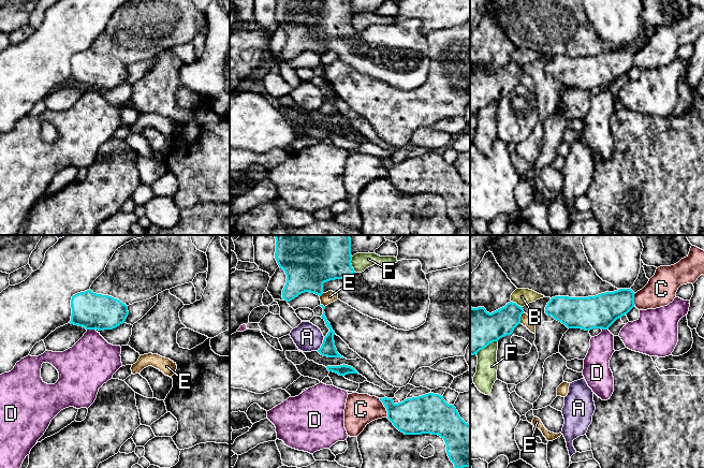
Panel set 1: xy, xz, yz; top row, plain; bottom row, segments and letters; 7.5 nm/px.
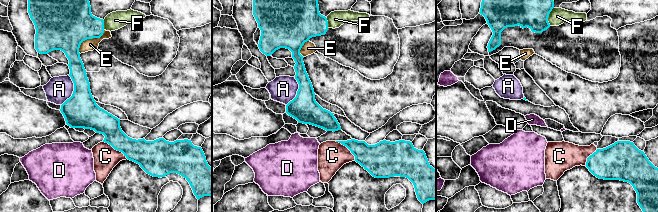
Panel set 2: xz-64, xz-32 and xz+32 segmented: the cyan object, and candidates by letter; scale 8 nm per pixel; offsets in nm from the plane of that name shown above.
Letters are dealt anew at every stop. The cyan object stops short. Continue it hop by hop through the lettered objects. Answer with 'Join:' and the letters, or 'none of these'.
Join: none of these

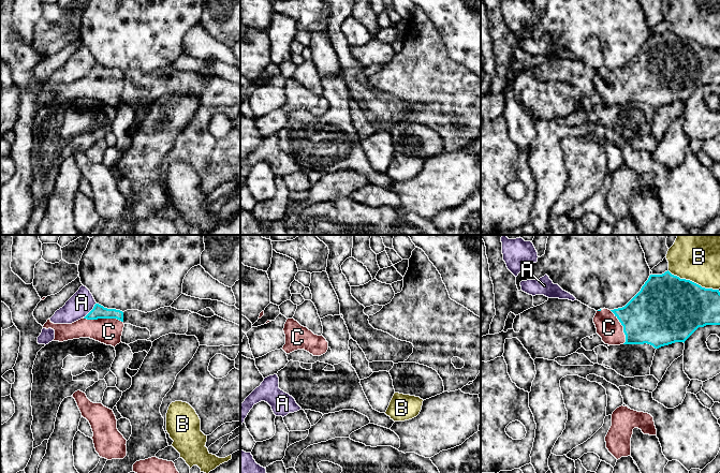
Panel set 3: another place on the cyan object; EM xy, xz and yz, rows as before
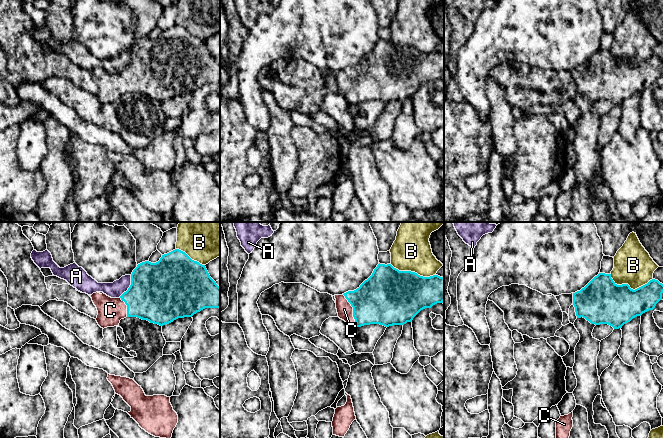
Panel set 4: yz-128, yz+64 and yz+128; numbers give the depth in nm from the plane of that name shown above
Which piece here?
Join: C

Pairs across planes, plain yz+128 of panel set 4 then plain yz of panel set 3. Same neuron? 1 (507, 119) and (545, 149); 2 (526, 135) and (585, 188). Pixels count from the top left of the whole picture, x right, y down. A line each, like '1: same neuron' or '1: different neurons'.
1: same neuron
2: same neuron

